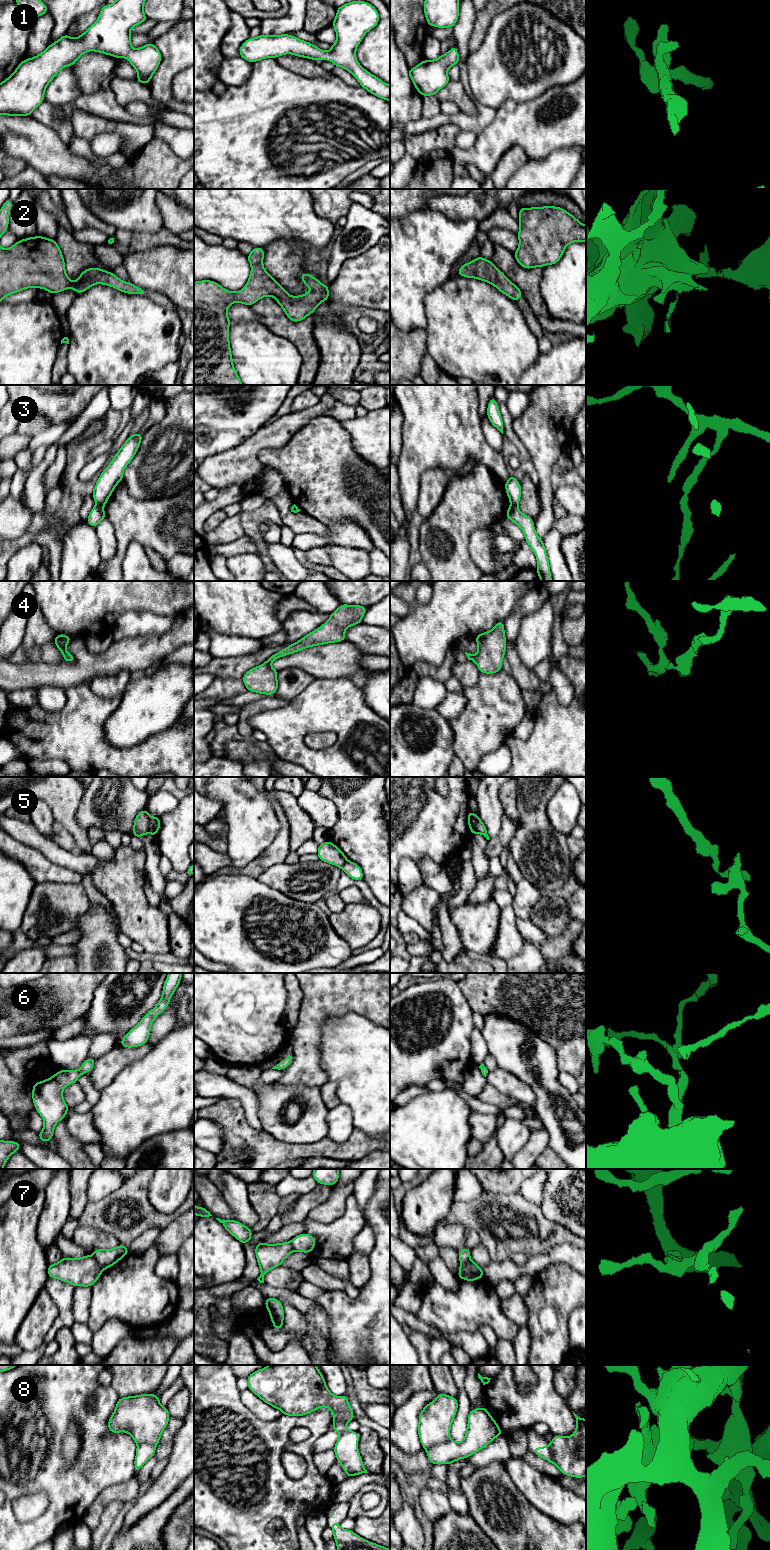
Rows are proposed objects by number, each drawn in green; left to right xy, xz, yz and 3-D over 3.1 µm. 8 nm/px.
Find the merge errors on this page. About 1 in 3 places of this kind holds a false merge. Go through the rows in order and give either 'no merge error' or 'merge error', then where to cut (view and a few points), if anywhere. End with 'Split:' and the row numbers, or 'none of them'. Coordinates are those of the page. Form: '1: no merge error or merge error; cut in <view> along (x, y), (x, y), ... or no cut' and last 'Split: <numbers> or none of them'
1: no merge error; no cut
2: no merge error; no cut
3: merge error; cut in xy along (96, 503), (102, 506)
4: no merge error; no cut
5: merge error; cut in xy along (150, 816), (148, 832)
6: no merge error; no cut
7: merge error; cut in xy along (92, 1256), (103, 1269)
8: merge error; cut in yz along (449, 1439), (443, 1443), (437, 1443), (427, 1450)
Split: 3, 5, 7, 8

